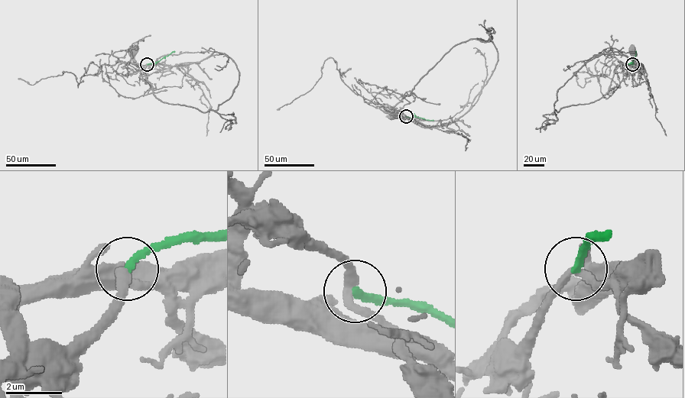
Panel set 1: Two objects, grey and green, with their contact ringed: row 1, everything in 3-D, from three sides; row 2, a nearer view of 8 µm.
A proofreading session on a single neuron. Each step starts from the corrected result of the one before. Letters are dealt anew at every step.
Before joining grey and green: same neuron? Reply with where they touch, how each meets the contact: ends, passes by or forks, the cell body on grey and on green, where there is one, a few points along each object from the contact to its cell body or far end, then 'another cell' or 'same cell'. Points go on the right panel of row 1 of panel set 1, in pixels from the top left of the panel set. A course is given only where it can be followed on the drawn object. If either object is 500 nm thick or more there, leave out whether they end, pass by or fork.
place (632, 64); grey passes by; green ends; soma grey (631, 50); soma green none; course grey (632, 65), (632, 50); course green (632, 65), (636, 51); another cell

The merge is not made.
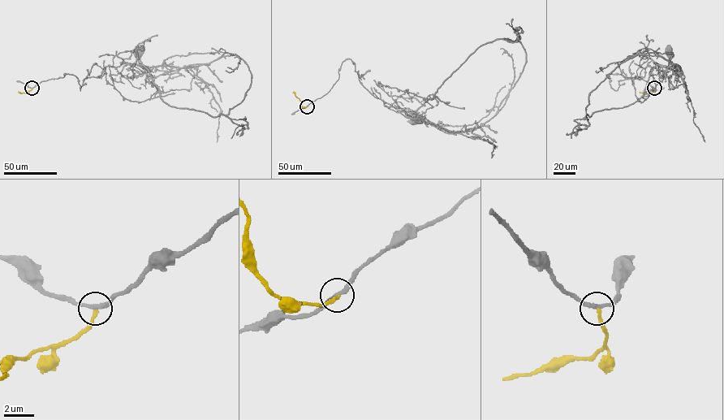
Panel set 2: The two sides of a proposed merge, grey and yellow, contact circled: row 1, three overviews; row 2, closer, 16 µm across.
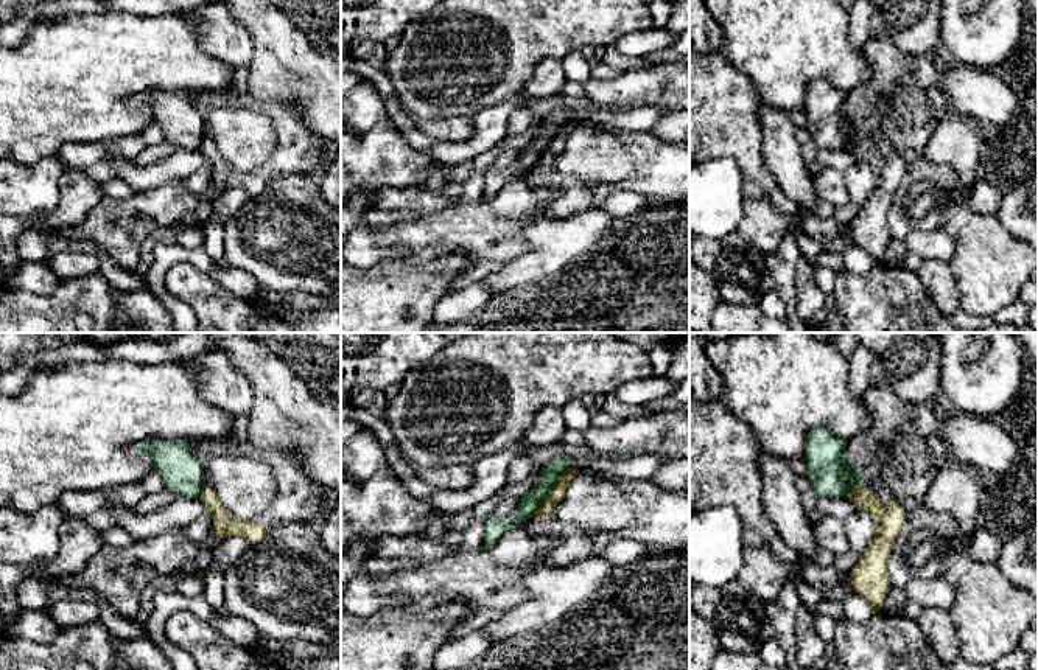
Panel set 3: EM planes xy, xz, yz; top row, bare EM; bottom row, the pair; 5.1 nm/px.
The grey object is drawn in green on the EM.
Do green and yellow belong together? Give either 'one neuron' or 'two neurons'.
two neurons

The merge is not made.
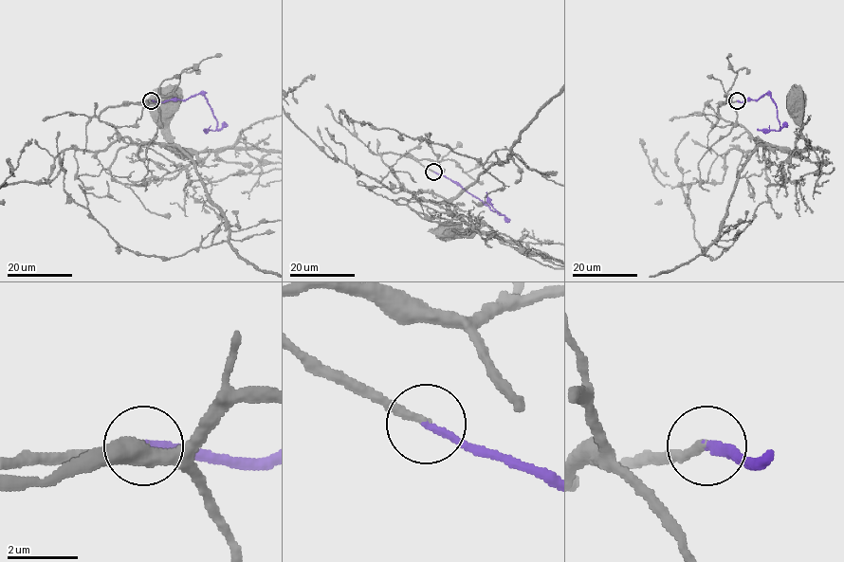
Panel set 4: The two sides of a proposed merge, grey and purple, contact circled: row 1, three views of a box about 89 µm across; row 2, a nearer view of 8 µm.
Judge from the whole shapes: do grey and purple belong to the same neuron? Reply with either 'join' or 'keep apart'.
join

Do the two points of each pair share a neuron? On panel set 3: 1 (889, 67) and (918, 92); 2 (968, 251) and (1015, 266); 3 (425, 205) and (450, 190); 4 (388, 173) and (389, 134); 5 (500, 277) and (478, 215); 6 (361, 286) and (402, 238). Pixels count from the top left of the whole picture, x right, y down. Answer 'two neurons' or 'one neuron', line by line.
1: one neuron
2: one neuron
3: one neuron
4: one neuron
5: two neurons
6: two neurons

